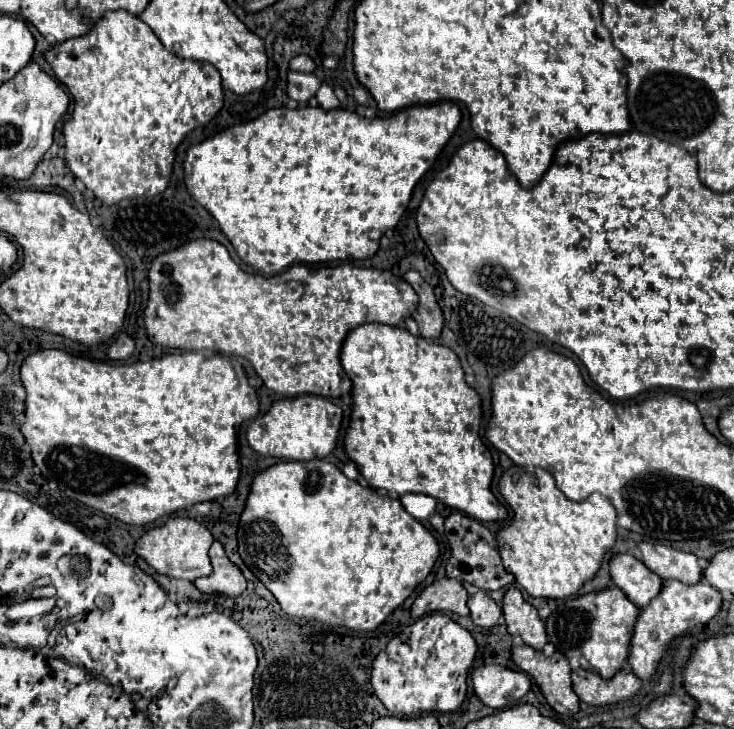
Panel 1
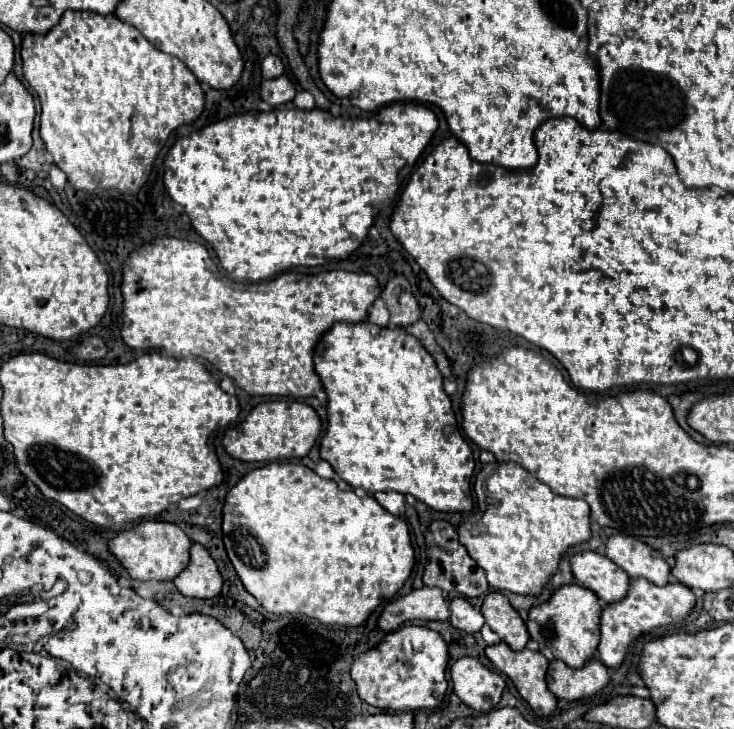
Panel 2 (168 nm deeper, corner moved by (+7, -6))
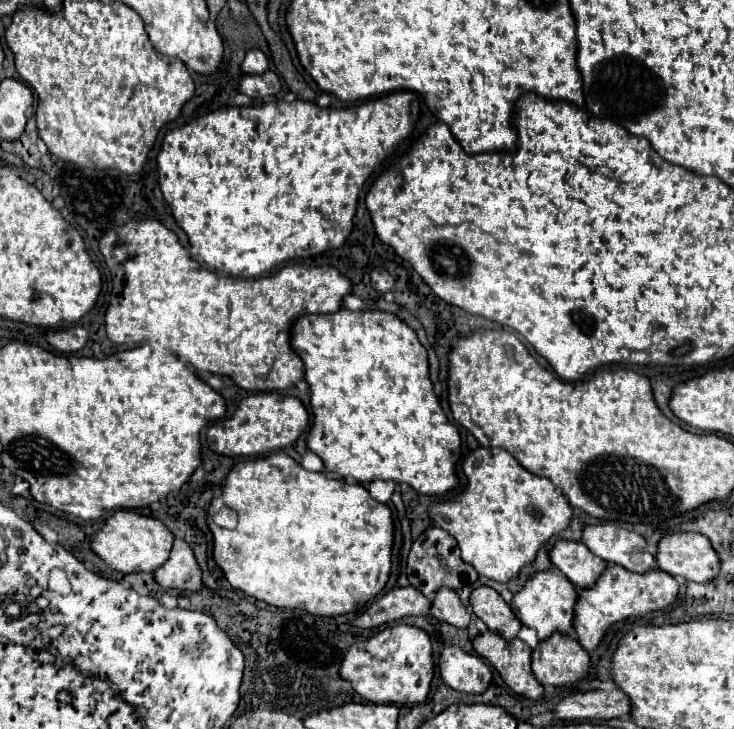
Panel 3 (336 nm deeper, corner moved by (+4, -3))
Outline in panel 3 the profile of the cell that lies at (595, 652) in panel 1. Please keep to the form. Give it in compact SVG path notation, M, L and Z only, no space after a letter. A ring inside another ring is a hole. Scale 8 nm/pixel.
M547 570L547 572L535 572L523 584L523 588L513 594L513 600L511 600L509 606L511 606L513 614L521 620L521 624L525 624L529 628L535 628L537 630L537 638L545 640L555 630L559 630L563 634L571 632L575 600L577 600L577 590L573 588L573 584L565 576Z

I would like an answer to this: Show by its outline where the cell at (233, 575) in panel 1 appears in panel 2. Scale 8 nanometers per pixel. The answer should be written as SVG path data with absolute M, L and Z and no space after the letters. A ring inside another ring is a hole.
M194 543L190 551L190 567L182 571L182 575L178 575L174 585L186 597L210 599L222 593L224 579L208 549L200 543Z

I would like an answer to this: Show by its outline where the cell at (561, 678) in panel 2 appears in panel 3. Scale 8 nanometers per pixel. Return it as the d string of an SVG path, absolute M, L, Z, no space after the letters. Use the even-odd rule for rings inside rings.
M553 632L533 650L531 670L541 684L565 686L581 680L589 670L589 654L573 634Z

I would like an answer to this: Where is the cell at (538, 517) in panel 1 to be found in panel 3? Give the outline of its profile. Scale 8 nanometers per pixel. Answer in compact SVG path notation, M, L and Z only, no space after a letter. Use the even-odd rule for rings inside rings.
M493 446L471 450L461 462L467 478L463 490L429 508L435 526L449 532L461 548L461 560L471 564L481 576L505 582L535 560L537 550L571 522L571 506L545 478L533 476L509 456Z

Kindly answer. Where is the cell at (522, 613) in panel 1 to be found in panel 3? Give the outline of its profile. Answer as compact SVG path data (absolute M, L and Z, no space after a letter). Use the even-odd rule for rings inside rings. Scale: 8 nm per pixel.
M477 586L469 596L469 604L473 608L473 614L481 618L489 630L497 632L505 640L517 636L521 622L517 616L513 616L509 604L493 588Z

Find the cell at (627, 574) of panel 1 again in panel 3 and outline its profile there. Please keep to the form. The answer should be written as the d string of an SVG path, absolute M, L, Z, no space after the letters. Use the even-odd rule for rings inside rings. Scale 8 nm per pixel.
M573 540L555 542L555 546L549 550L549 560L577 588L587 588L593 584L601 574L601 568L607 566L603 560L597 560L597 556L593 556L593 552L589 552L581 542Z

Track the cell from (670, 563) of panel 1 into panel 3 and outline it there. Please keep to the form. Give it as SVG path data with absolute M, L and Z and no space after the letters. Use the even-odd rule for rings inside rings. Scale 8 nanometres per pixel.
M609 522L583 526L581 542L601 560L619 564L631 572L647 572L655 566L643 536Z

